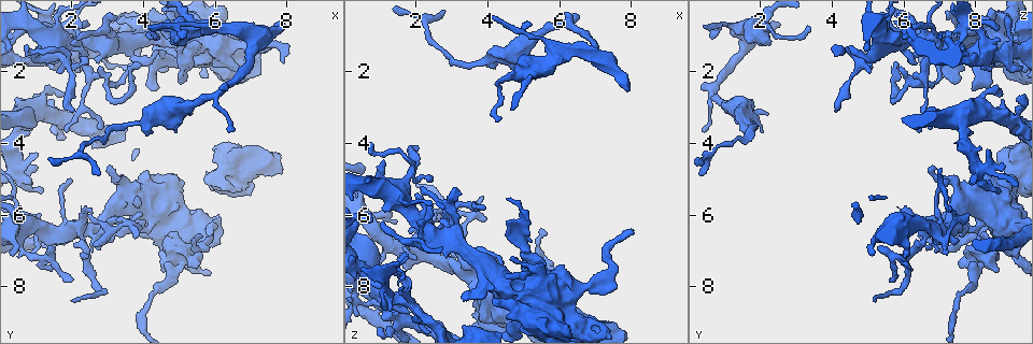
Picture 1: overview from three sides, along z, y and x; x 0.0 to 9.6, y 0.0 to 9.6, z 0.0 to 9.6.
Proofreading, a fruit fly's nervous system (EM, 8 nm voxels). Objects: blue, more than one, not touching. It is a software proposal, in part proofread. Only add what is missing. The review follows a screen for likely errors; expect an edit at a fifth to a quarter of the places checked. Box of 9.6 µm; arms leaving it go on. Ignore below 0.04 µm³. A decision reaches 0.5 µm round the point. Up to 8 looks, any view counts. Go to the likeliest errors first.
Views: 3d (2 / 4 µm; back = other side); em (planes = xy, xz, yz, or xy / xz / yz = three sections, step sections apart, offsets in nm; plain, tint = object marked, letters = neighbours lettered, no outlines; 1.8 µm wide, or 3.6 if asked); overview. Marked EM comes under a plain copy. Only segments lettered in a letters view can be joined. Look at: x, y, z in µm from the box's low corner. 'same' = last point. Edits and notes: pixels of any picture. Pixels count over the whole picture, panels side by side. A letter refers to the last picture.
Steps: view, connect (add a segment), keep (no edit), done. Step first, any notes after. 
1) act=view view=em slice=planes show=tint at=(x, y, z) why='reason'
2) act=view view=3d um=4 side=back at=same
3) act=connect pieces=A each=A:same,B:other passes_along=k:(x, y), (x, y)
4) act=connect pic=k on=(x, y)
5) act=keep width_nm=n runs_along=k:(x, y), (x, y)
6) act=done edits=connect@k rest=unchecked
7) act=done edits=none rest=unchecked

act=view view=em slice=xy step=8 show=tint at=(1.35, 1.65, 8.40)

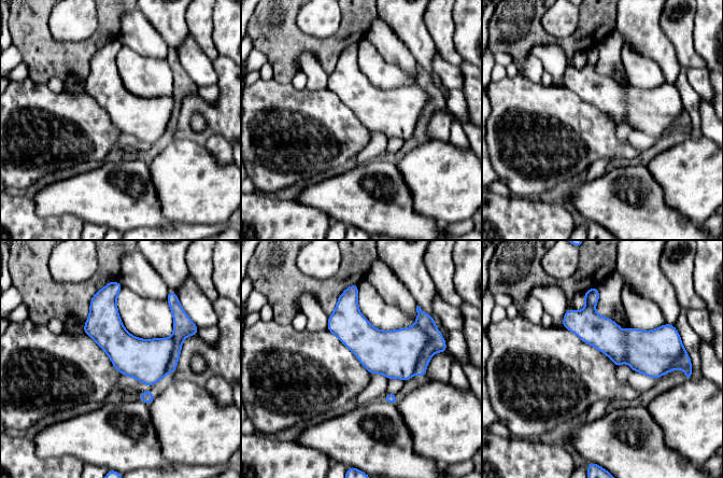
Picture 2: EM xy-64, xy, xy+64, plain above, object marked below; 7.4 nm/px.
act=view view=em slice=planes show=letters at=same why='cut it another way'

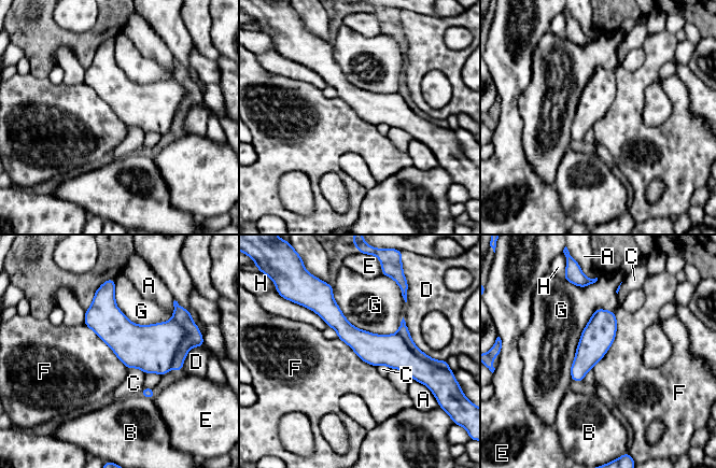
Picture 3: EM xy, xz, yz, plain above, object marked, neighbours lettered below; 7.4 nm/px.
act=keep longest_contact=G:600nm each=A:other,B:other,C:other,D:other,E:other,F:other,G:other,H:other runs_along=3:(317, 308), (371, 349), (424, 360) found='no lettered segment goes on from it'

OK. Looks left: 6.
act=view view=em slice=yz step=4 show=letters at=(7.95, 0.65, 2.60) why='branch stops here'

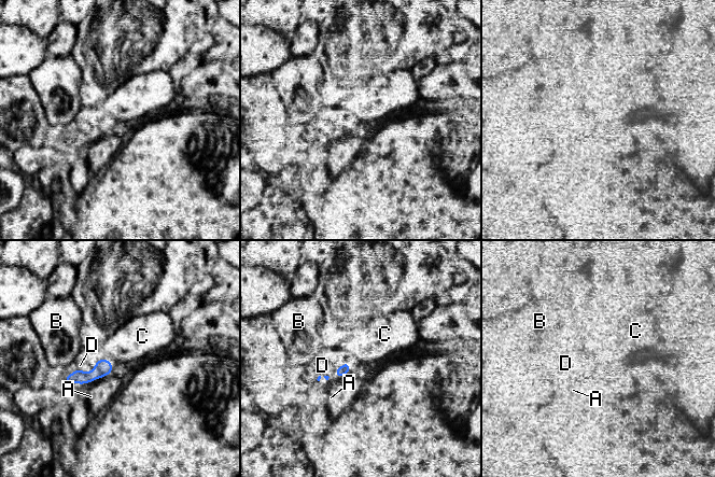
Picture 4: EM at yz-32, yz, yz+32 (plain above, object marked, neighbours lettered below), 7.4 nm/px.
act=connect pieces=D each=A:other,B:other,C:other,D:same found='the cell continues'

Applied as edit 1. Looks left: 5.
act=view view=3d um=4 at=(4.10, 4.75, 8.20) why='stops while still wide'

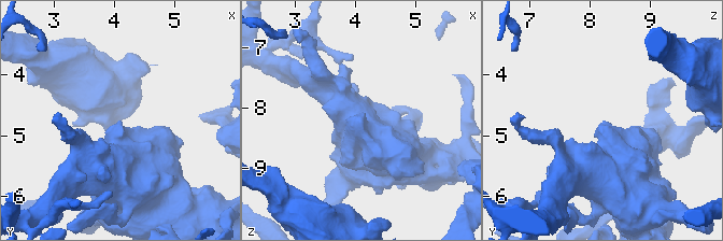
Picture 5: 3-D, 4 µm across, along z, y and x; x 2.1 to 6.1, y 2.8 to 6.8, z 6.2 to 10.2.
act=view view=em slice=planes show=letters at=(4.10, 4.80, 8.15) why='now the EM'

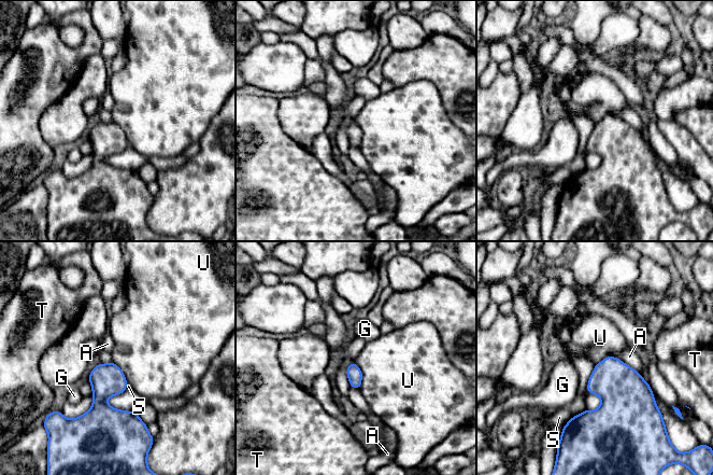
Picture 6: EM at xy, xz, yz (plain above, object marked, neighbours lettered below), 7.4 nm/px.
act=keep each=A:other,G:other,S:other,T:other,U:other border=6:(354, 361), (361, 372), (360, 389) found='no lettered segment goes on from it'

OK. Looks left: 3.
act=done edits=connect@4 rest=unchecked

